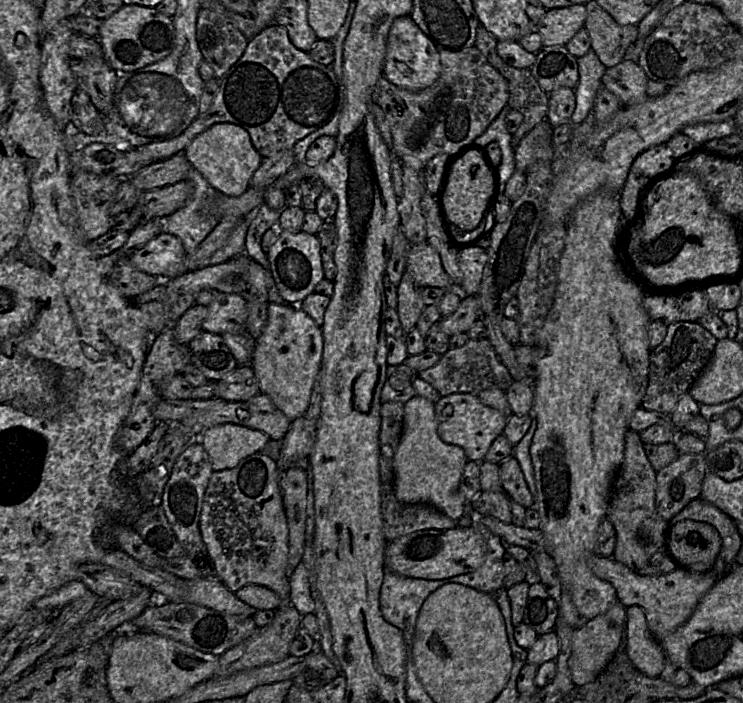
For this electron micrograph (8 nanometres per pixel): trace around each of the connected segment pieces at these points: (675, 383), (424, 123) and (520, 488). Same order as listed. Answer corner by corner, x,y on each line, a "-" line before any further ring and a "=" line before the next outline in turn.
678,321
668,325
665,338
650,352
648,385
641,406
670,414
679,398
689,392
691,385
709,363
717,341
698,321
=
476,46
460,51
443,50
439,53
441,73
431,86
419,91
410,91
390,83
381,76
371,96
371,102
383,110
389,125
392,135
390,150
393,156
417,171
423,171
426,164
438,154
447,154
448,157
466,145
475,144
474,140
485,132
509,98
507,80
487,61
=
512,455
499,465
503,491
521,506
530,508
534,501
517,459

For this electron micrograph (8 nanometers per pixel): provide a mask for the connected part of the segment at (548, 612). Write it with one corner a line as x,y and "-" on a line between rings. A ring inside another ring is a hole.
539,581
531,582
523,622
538,635
555,630
558,605

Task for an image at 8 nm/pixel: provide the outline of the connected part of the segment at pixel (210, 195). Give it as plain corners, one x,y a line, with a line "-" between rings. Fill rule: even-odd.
194,168
188,173
194,191
188,202
172,213
161,217
162,233
178,237
186,253
193,253
197,244
204,241
215,229
220,219
214,211
214,204
220,194

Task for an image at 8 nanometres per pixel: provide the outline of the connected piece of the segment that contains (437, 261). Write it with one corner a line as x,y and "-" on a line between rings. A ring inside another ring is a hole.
427,241
409,245
405,271
420,288
452,288
438,252

